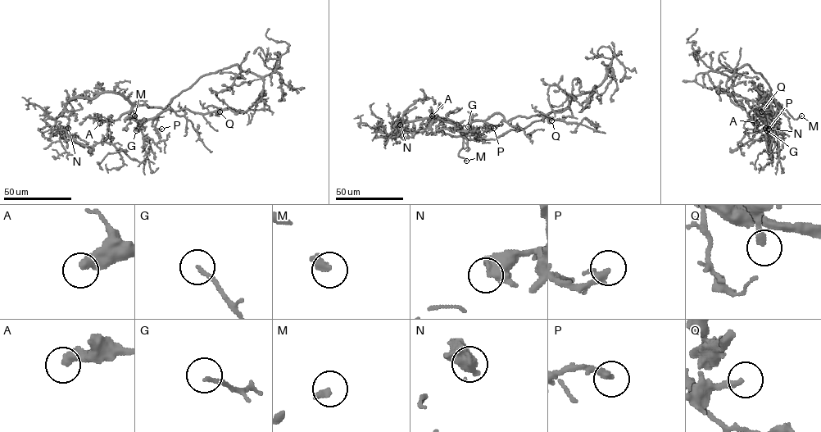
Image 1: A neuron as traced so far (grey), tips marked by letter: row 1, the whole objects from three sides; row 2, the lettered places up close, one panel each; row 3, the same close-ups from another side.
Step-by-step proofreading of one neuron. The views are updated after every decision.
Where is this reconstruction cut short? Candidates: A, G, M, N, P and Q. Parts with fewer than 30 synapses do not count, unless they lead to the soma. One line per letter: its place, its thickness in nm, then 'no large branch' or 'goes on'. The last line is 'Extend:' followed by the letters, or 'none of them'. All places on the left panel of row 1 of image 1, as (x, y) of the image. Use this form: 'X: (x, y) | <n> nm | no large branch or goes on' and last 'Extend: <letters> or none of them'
A: (100, 123) | 440 nm | no large branch
G: (136, 130) | 160 nm | no large branch
M: (134, 115) | 340 nm | goes on
N: (68, 128) | 440 nm | no large branch
P: (161, 129) | 220 nm | goes on
Q: (219, 111) | 260 nm | goes on
Extend: M, P, Q

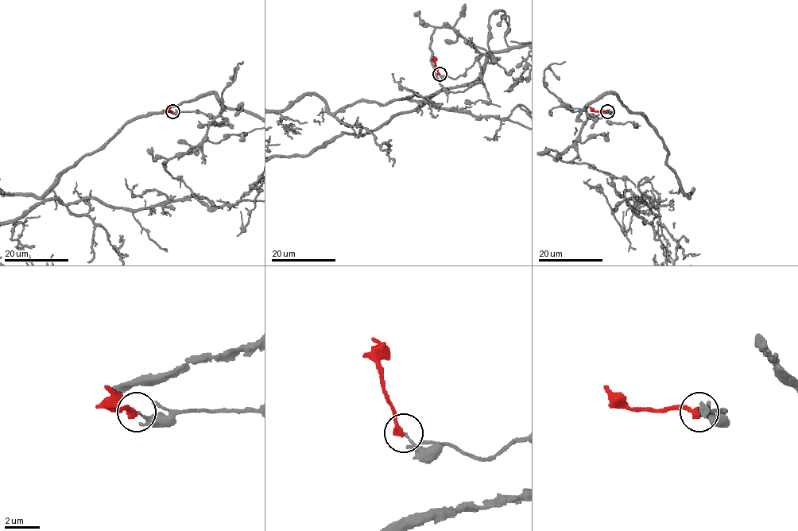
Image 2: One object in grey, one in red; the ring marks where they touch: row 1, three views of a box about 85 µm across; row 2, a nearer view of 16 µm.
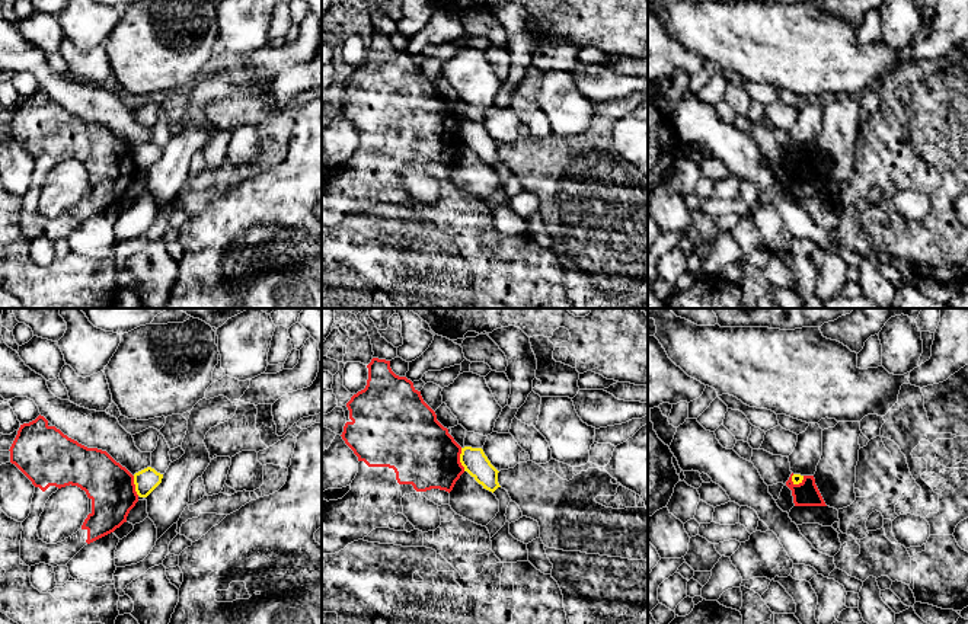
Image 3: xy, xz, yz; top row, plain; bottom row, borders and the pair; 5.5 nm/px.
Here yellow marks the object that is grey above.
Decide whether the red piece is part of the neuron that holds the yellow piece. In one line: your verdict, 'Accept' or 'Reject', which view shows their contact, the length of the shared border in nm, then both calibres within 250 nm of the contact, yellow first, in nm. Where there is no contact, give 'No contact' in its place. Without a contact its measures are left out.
Reject. Touches yellow in xz. Shared border 130 nm. Thickness 140 nm (yellow) against 360 nm

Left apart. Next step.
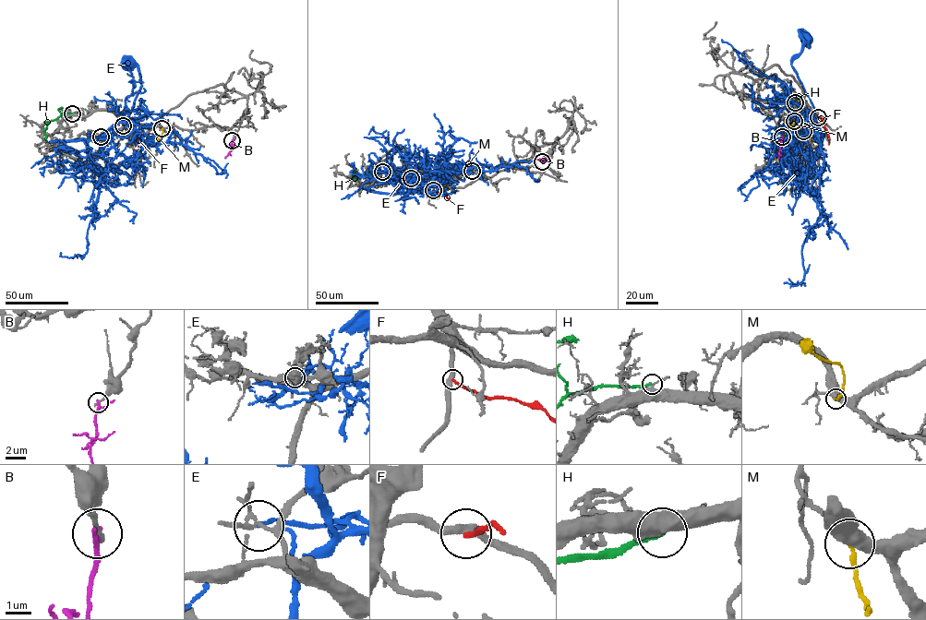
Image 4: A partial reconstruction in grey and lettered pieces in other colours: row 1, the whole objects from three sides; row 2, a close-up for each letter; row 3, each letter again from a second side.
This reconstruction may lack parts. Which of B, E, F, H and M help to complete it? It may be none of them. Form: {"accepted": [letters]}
{"accepted": []}

